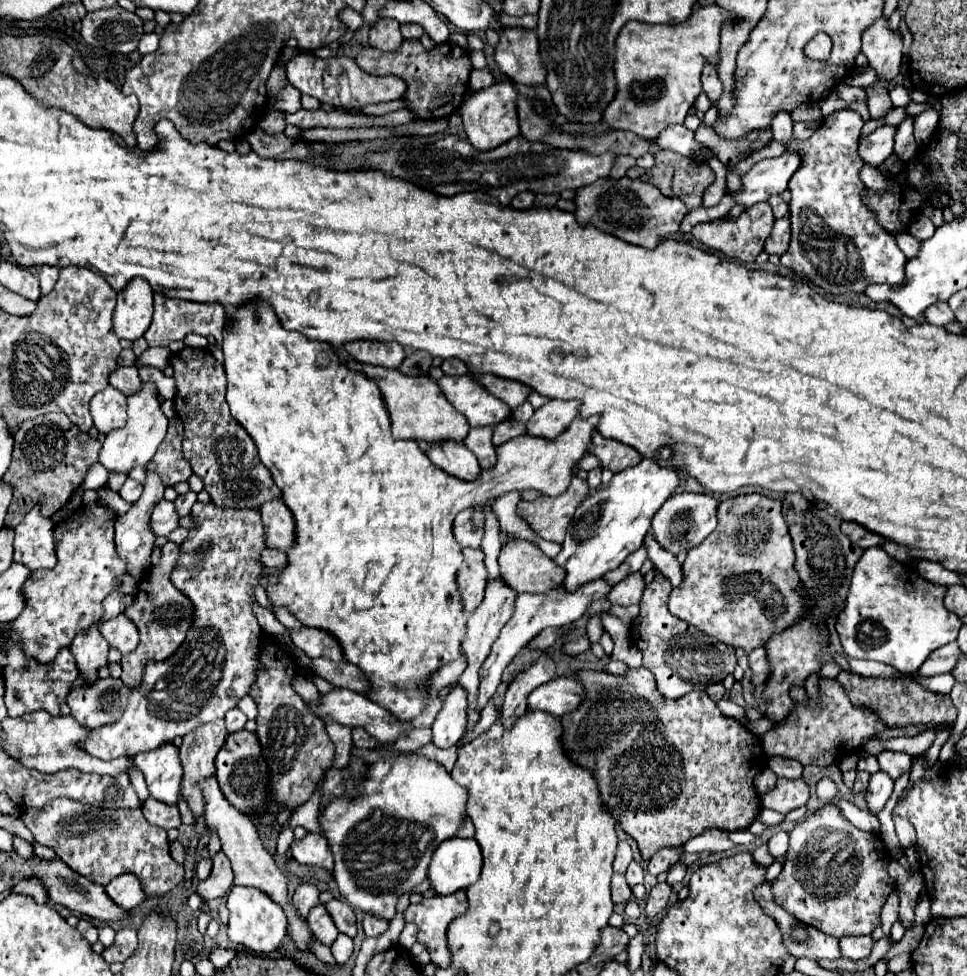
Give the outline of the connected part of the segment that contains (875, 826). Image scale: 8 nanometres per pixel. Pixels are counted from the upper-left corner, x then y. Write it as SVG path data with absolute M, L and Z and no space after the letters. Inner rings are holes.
M834 799L832 803L842 809L844 817L846 817L854 827L858 827L858 829L862 829L862 831L872 831L872 833L878 833L878 831L880 831L880 821L878 821L878 817L874 817L874 815L868 813L866 809L860 809L860 807L856 807L854 803L844 801L844 799L842 799L842 801Z

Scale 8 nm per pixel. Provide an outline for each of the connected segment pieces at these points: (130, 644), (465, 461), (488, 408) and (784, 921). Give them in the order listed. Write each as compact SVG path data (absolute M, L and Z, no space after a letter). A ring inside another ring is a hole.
M120 613L114 619L102 621L100 625L100 635L108 641L110 647L118 649L122 655L132 653L138 645L138 635L136 635L136 625L124 615Z
M440 441L440 443L430 443L426 449L426 455L430 457L430 461L440 467L442 471L464 479L464 481L472 481L478 479L480 475L480 465L474 459L472 451L466 449L464 443L458 441Z
M470 375L464 377L448 377L436 381L446 395L446 399L460 411L470 427L496 425L512 415L512 409L498 401L494 395L484 391Z
M762 883L754 889L754 899L760 903L766 915L776 919L776 925L782 931L784 947L794 957L808 957L808 959L838 959L840 947L838 939L830 937L822 931L816 931L814 927L800 923L794 915L784 911L780 905L776 905L774 895L770 891L770 883Z

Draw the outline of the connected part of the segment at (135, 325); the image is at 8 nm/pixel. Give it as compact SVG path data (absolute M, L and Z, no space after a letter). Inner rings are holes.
M134 279L124 291L118 293L116 311L112 317L114 333L118 339L136 341L152 323L152 289L144 279Z

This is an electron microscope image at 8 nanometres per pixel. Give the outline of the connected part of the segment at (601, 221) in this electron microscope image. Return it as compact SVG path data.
M604 177L592 187L582 187L576 191L576 219L580 223L592 223L600 231L606 231L618 239L628 243L654 249L658 241L668 237L668 233L676 233L688 209L680 199L664 197L656 187L644 183L642 179L622 177L620 181Z

